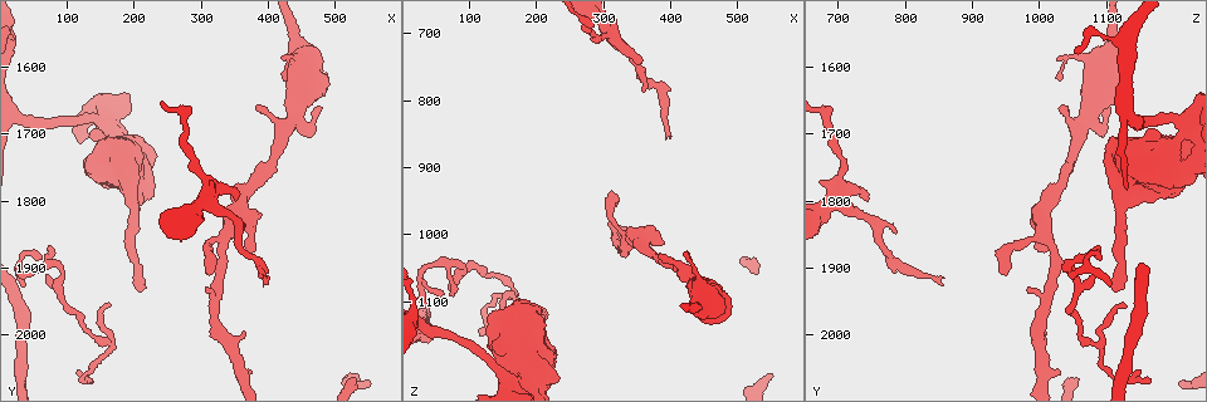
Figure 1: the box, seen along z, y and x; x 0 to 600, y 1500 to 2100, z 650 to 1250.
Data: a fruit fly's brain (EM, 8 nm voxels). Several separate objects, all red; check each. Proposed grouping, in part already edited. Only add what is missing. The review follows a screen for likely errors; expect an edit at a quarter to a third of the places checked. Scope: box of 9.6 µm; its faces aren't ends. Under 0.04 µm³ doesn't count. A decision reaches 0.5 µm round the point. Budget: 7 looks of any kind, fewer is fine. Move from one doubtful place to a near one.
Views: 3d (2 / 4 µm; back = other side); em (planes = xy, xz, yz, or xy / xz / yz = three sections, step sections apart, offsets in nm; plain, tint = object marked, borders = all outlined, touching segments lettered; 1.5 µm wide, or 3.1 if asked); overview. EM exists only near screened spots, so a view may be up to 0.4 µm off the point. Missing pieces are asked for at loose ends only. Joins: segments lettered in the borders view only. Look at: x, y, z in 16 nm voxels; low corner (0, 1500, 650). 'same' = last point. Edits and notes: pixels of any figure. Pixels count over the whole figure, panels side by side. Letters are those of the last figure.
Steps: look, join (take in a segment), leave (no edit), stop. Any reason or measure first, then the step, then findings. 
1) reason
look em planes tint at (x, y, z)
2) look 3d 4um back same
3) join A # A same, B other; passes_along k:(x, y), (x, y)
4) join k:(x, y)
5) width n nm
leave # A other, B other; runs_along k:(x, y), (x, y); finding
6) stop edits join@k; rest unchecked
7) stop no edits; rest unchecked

an open end
look em xz step 4 tint at (310, 1910, 940)

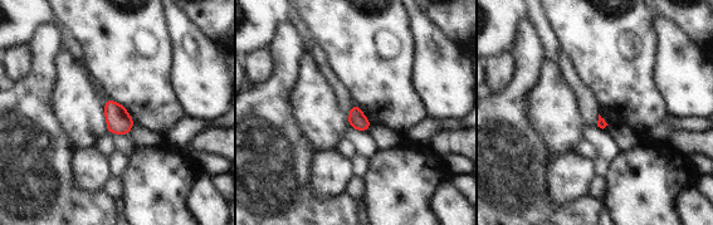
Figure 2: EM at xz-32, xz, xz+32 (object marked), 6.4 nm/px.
look em planes borders same

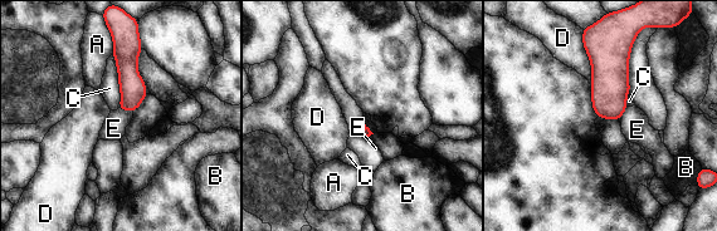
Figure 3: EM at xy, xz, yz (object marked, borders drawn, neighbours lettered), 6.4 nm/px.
leave # A other, B other, C other, D other, E other; border 3:(581, 34), (590, 63), (591, 83); none of them fits

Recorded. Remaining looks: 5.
end of a long branch
look 3d 4um at (210, 1935, 1115)

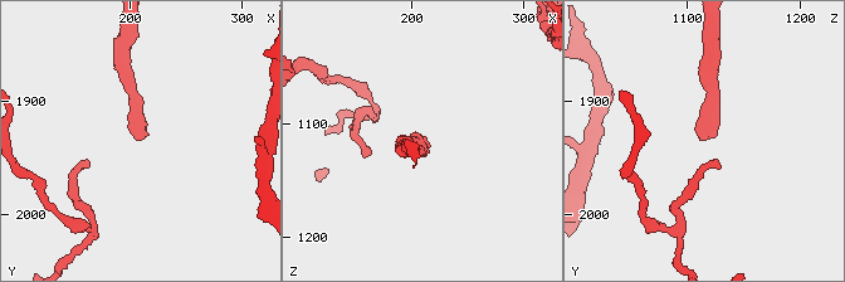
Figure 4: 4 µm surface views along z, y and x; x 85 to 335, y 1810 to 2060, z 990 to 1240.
look em planes borders at (216, 1932, 1114)

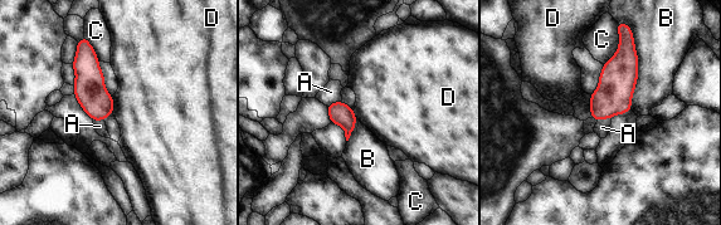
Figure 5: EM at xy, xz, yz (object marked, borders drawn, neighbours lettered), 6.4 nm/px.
width 140 nm
leave # A other, B other, C other, D other; border 5:(111, 96), (113, 113); no lettered segment goes on from it

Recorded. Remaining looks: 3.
look em planes tint at (130, 2070, 1165)

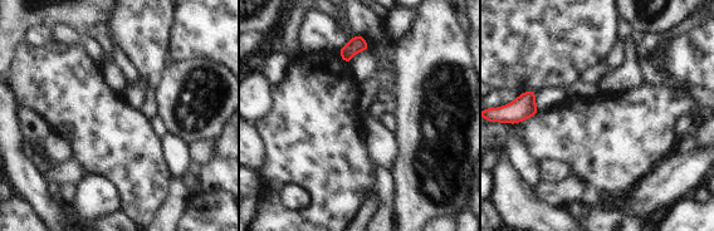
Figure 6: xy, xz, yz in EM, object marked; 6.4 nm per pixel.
see the neighbours
look em planes borders same

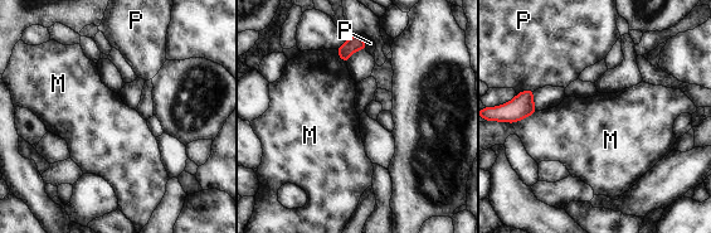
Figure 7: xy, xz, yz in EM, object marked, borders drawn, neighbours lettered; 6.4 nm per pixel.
leave # M other, P other; border 7:(537, 111), (515, 122), (502, 121); no lettered segment goes on from it

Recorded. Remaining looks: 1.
stop no edits; rest unchecked

